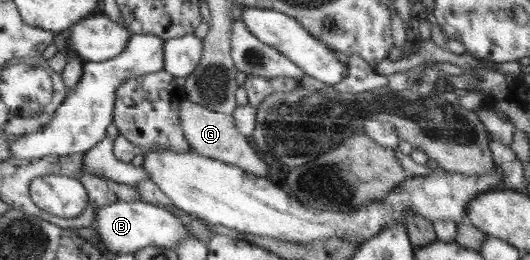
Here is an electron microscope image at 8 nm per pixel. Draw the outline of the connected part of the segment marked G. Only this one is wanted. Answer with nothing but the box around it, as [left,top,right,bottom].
[179,99,270,178]

